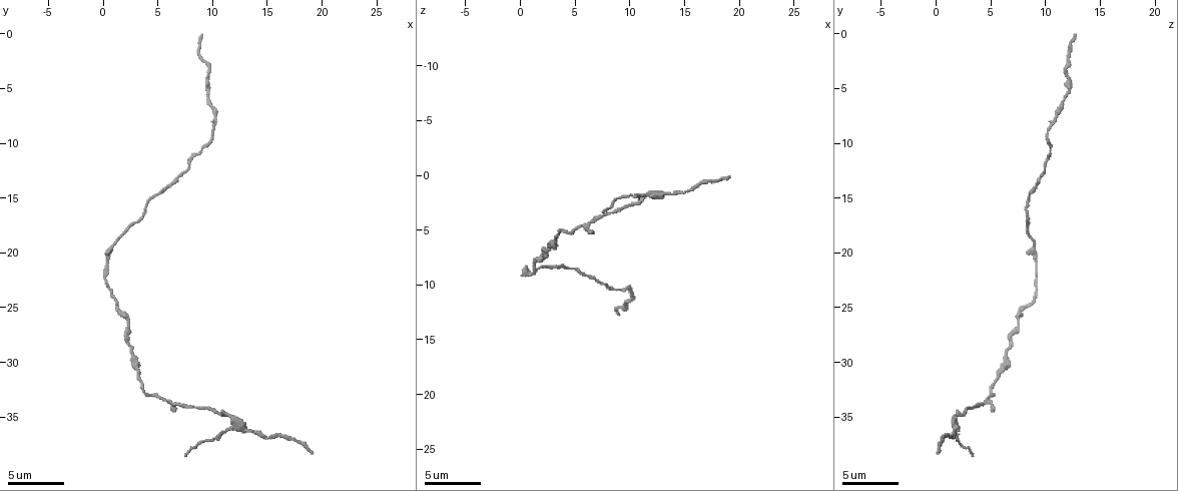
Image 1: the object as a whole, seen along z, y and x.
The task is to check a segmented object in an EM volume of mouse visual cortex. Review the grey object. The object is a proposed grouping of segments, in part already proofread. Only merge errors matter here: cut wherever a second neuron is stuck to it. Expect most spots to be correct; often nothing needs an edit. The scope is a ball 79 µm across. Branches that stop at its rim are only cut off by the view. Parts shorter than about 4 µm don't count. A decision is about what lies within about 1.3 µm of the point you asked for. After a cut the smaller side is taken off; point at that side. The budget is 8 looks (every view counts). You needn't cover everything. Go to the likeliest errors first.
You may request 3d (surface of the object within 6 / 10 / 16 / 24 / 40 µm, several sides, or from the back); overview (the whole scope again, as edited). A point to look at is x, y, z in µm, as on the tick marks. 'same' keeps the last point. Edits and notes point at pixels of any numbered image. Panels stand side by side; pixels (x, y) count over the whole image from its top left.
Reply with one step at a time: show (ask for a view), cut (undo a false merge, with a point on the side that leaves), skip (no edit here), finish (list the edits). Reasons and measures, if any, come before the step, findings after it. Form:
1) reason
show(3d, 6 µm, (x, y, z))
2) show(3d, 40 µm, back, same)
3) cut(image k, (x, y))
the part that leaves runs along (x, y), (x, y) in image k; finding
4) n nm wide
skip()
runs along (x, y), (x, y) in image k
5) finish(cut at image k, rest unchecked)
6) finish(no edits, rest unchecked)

show(3d, 10 µm, (12.0, 35.8, 1.8))

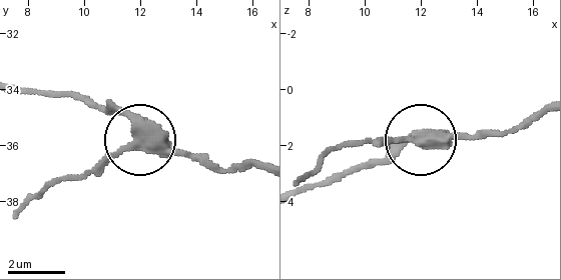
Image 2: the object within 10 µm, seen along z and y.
400 nm wide
skip()
continuous, no second neuron

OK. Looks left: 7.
a narrow waist
show(3d, 10 µm, (2.4, 26.4, 7.6))

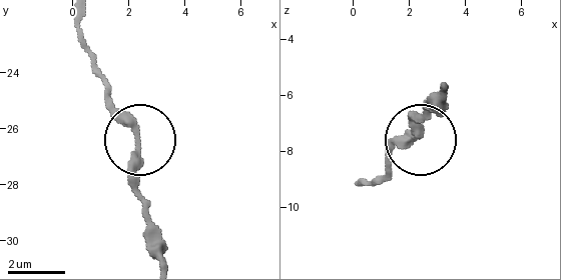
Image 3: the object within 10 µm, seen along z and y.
skip()
runs along (94, 62), (113, 110), (134, 139), (144, 208) in image 3; continuous, no second neuron

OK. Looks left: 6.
calibre changes
show(3d, 16 µm, (3.2, 30.8, 6.0))

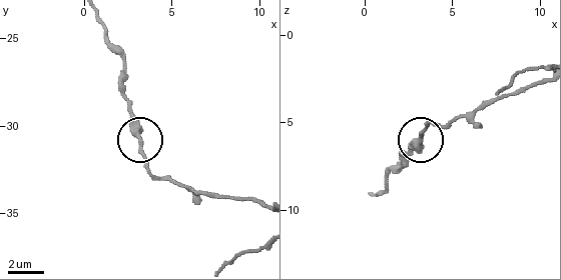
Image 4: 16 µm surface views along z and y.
show(3d, 16 µm, back, (3.1, 30.9, 5.9))

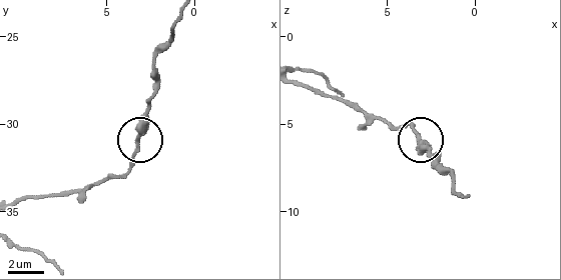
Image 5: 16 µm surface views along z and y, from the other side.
skip()
runs along (179, 20), (155, 60), (144, 132), (127, 175) in image 5; all the same neuron

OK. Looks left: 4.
show(3d, 10 µm, (8.2, 34.2, 3.6))

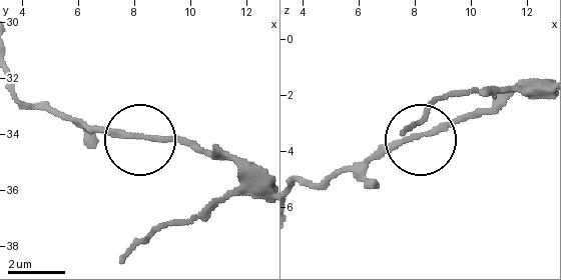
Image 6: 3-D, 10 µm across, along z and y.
skip()
runs along (298, 181), (341, 174), (504, 100) in image 6; one neuron here

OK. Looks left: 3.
finish(no edits, rest unchecked)

